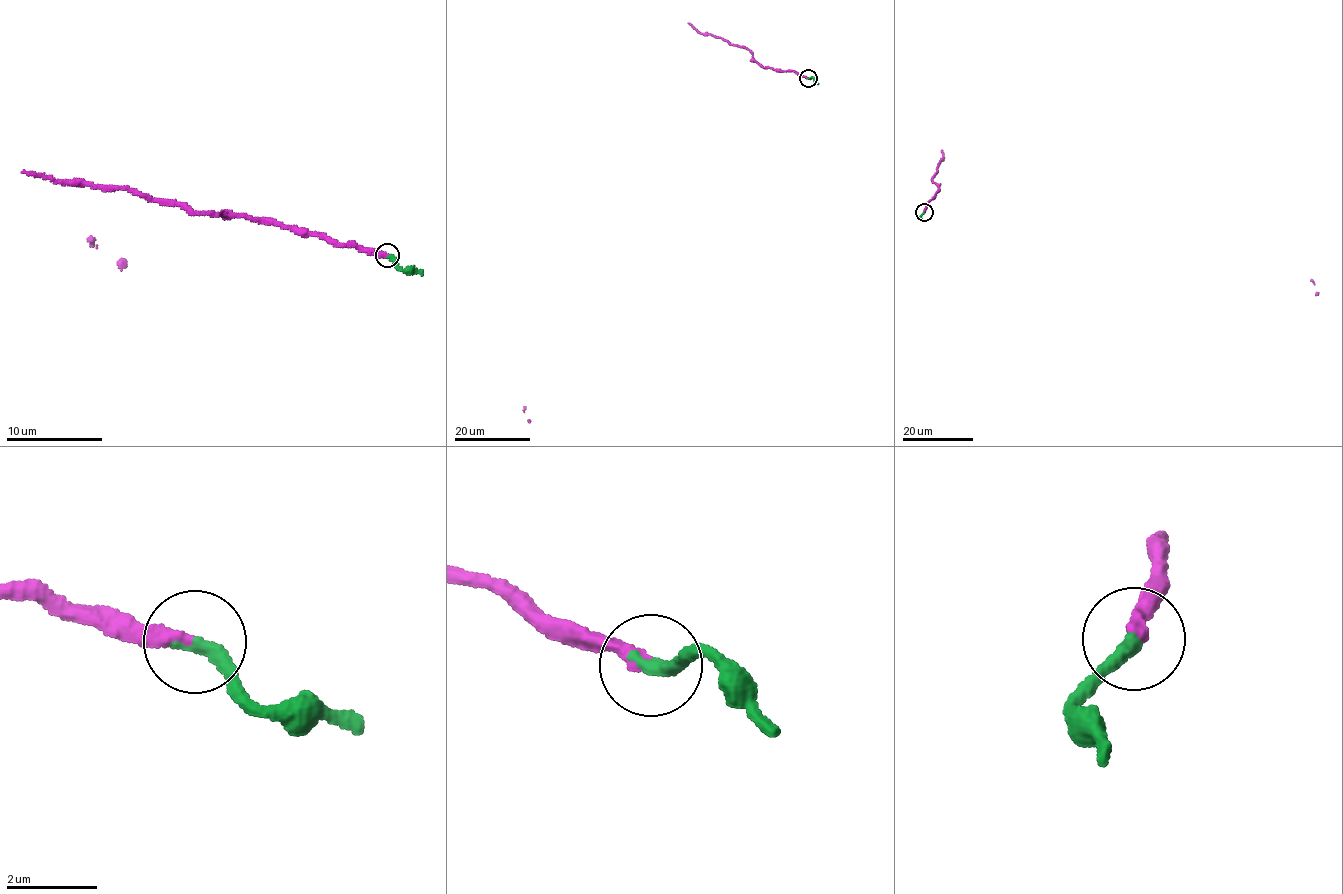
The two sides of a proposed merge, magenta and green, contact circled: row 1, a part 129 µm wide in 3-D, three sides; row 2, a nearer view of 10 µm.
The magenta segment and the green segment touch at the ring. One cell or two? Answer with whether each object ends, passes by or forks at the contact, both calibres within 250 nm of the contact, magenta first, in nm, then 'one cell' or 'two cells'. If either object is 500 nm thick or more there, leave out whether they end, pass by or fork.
magenta ends; green ends; calibres 320 and 320 nm; one cell

